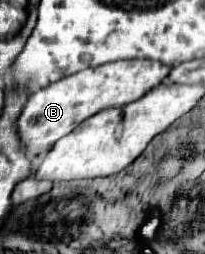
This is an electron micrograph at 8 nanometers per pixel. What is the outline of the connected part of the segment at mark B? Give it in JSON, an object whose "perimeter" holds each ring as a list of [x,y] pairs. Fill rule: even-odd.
{"perimeter":[[[140,58],[138,60],[118,60],[118,62],[104,64],[104,66],[80,70],[72,76],[64,76],[56,84],[48,84],[48,88],[40,88],[40,92],[34,92],[28,98],[16,122],[26,154],[28,156],[46,154],[54,146],[56,140],[70,134],[80,122],[84,122],[86,118],[94,116],[96,112],[104,108],[112,108],[118,104],[128,104],[128,102],[138,100],[148,90],[162,84],[162,80],[168,78],[170,70],[172,66],[156,64],[154,60],[140,60]]]}

